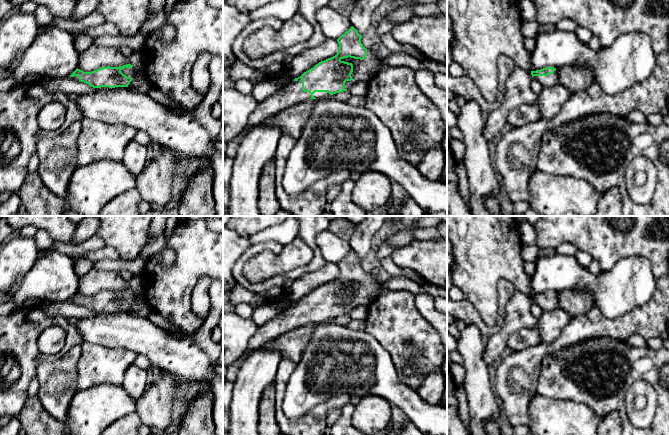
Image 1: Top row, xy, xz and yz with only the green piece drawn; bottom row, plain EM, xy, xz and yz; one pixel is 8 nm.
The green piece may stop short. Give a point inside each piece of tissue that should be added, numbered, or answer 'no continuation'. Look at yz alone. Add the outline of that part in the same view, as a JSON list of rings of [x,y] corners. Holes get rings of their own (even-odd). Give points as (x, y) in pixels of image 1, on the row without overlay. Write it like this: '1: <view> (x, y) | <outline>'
1: yz (550, 304) | [[[558,293],[554,295],[553,298],[547,300],[534,300],[533,303],[541,307],[543,311],[554,310],[558,305]]]

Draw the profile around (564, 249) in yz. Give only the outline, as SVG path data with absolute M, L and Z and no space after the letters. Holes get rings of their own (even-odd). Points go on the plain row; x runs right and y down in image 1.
M563 243L555 249L556 253L560 255L570 255L574 256L577 252L577 249L569 243Z

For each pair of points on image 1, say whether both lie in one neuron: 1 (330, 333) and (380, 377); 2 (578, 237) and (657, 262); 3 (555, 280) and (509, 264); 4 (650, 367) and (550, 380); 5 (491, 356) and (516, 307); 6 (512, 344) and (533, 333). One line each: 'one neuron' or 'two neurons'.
1: one neuron
2: one neuron
3: two neurons
4: one neuron
5: one neuron
6: one neuron

